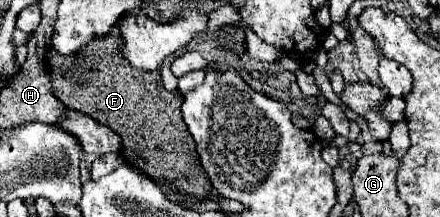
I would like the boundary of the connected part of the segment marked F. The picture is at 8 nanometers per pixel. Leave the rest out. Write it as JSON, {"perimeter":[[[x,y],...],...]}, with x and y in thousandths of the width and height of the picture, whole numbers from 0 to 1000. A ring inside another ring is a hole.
{"perimeter":[[[264,111],[250,157],[209,184],[195,221],[164,258],[109,240],[105,304],[114,323],[109,350],[118,378],[118,433],[150,498],[182,507],[255,590],[277,636],[273,719],[286,756],[323,783],[345,829],[373,839],[414,903],[432,903],[441,922],[473,912],[482,848],[455,756],[445,654],[423,608],[423,571],[409,525],[418,442],[409,424],[373,415],[364,332],[305,323],[273,258],[273,230],[277,175]],[[173,281],[177,300],[168,295]],[[157,309],[161,327],[150,332]]]}

